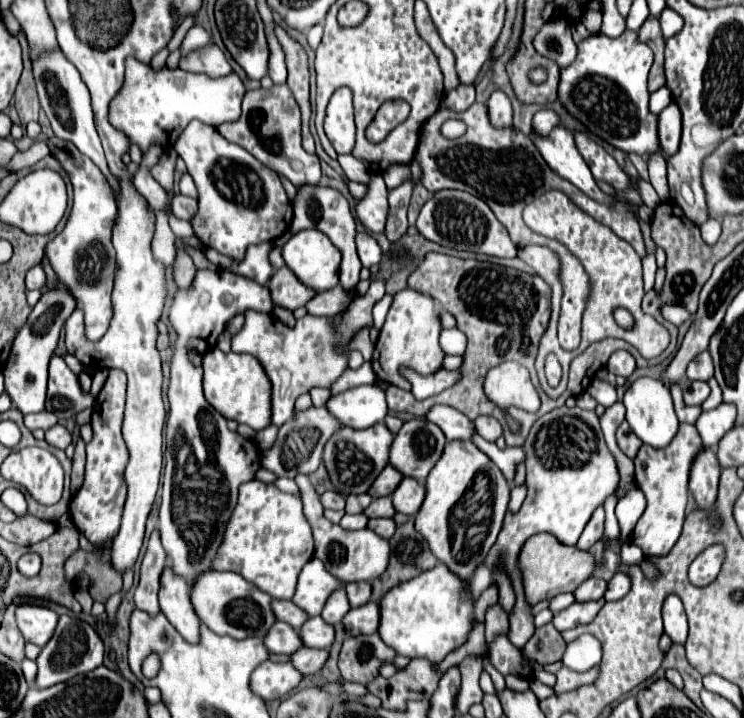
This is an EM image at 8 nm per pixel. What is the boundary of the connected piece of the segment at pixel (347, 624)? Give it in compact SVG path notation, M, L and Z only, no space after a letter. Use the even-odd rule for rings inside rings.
M368 602L360 608L352 608L342 620L348 636L374 634L378 630L378 622L380 622L380 610L376 602Z

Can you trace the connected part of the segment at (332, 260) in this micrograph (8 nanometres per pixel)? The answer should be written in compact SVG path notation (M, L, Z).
M300 230L296 232L282 248L282 258L286 266L294 272L294 276L314 292L324 292L334 286L338 286L338 270L340 270L340 260L342 256L338 254L338 248L326 238L324 232L320 230Z

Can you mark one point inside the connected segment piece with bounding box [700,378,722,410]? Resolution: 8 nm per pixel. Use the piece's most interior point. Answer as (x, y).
(715, 398)

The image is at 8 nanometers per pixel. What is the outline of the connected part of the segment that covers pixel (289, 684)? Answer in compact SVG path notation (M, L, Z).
M266 660L252 672L250 690L268 702L268 700L278 700L288 692L292 692L300 680L302 674L298 674L298 670L290 662L278 664Z

